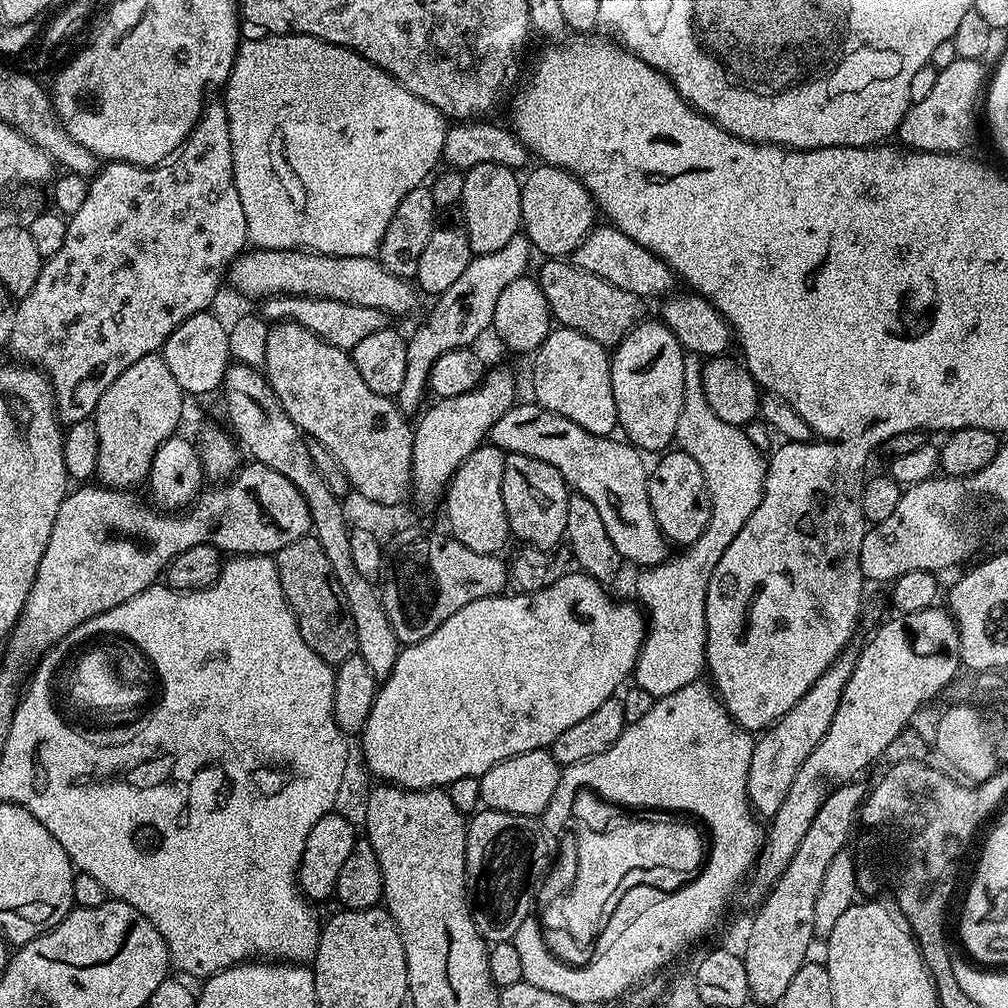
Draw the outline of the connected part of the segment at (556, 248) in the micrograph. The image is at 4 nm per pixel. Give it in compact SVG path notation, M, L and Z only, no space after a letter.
M536 166L532 173L527 177L523 177L520 185L520 201L522 202L522 214L520 215L520 223L522 225L523 235L528 237L528 241L532 243L533 249L537 253L541 252L544 258L568 258L572 252L584 239L588 233L592 231L597 223L598 209L596 202L591 194L582 186L582 182L575 176L564 171L563 168L554 168L551 166Z

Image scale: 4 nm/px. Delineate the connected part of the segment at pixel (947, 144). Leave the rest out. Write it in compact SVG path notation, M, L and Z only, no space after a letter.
M957 58L950 62L950 66L941 68L937 74L937 82L934 83L930 94L922 102L913 103L908 109L908 113L902 118L898 129L899 143L909 150L917 152L950 152L959 153L963 144L968 144L972 140L972 135L976 132L976 107L981 107L982 97L986 92L986 72L985 65L978 60L962 60Z

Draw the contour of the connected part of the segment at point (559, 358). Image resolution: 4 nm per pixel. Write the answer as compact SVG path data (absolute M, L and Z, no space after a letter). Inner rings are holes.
M556 326L536 349L534 359L536 361L532 364L532 392L536 395L533 396L535 403L554 414L562 414L562 418L570 418L570 422L578 422L582 430L595 436L612 436L617 431L618 410L614 406L612 361L609 349L594 342L594 338L586 338L586 334L578 330Z

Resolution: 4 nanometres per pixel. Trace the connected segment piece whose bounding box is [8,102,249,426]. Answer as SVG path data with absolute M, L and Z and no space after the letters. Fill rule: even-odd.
M223 102L205 103L200 121L192 127L192 134L184 141L175 158L158 164L154 168L140 168L136 164L121 164L108 162L103 165L88 181L86 203L78 214L68 220L66 242L58 254L47 257L38 274L38 282L34 282L34 290L19 301L16 313L12 316L12 333L8 336L8 344L17 361L28 366L35 366L45 373L52 384L52 395L56 397L56 414L61 425L67 426L74 422L89 419L98 406L98 398L106 394L106 386L126 370L126 366L134 366L138 358L146 358L159 353L164 347L166 338L186 318L199 312L207 312L213 306L212 299L220 292L220 283L225 283L228 268L232 261L245 251L249 243L246 213L242 210L242 198L238 198L238 186L234 182L234 162L230 146L230 118L226 114Z

